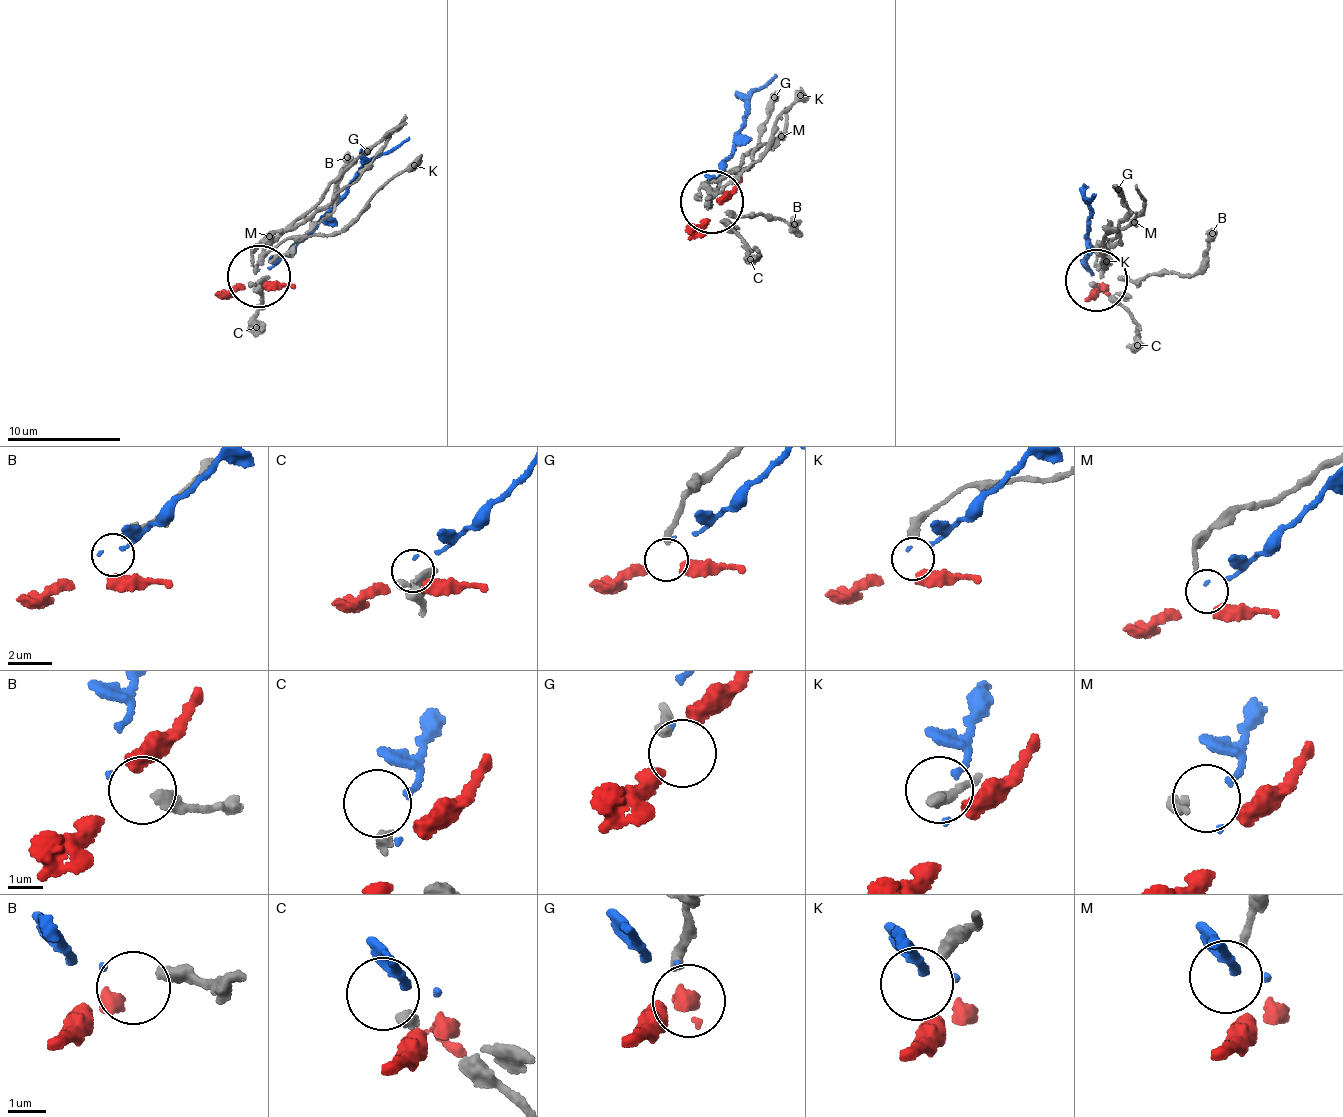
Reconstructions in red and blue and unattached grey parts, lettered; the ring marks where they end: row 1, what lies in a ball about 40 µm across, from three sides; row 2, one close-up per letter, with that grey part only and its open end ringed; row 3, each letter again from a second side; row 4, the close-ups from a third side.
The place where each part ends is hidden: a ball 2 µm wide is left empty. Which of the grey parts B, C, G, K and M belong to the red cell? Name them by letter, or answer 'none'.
G

